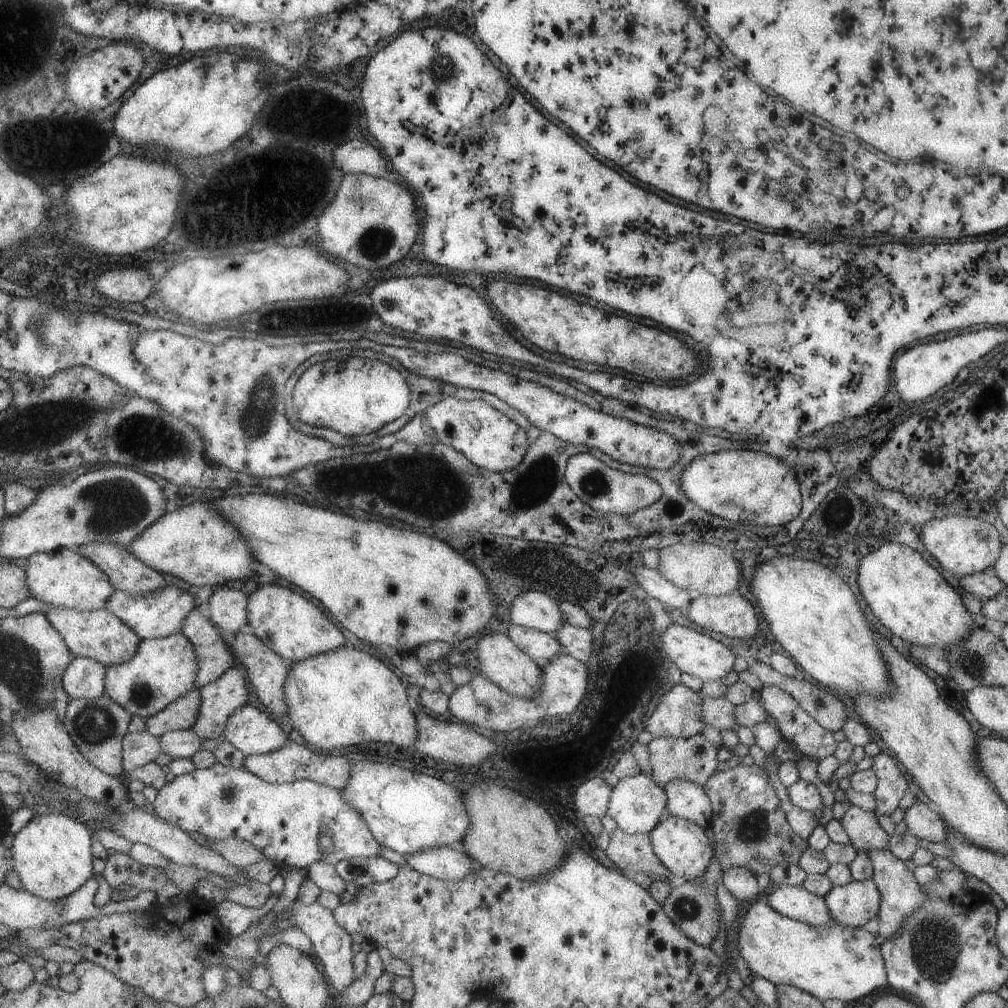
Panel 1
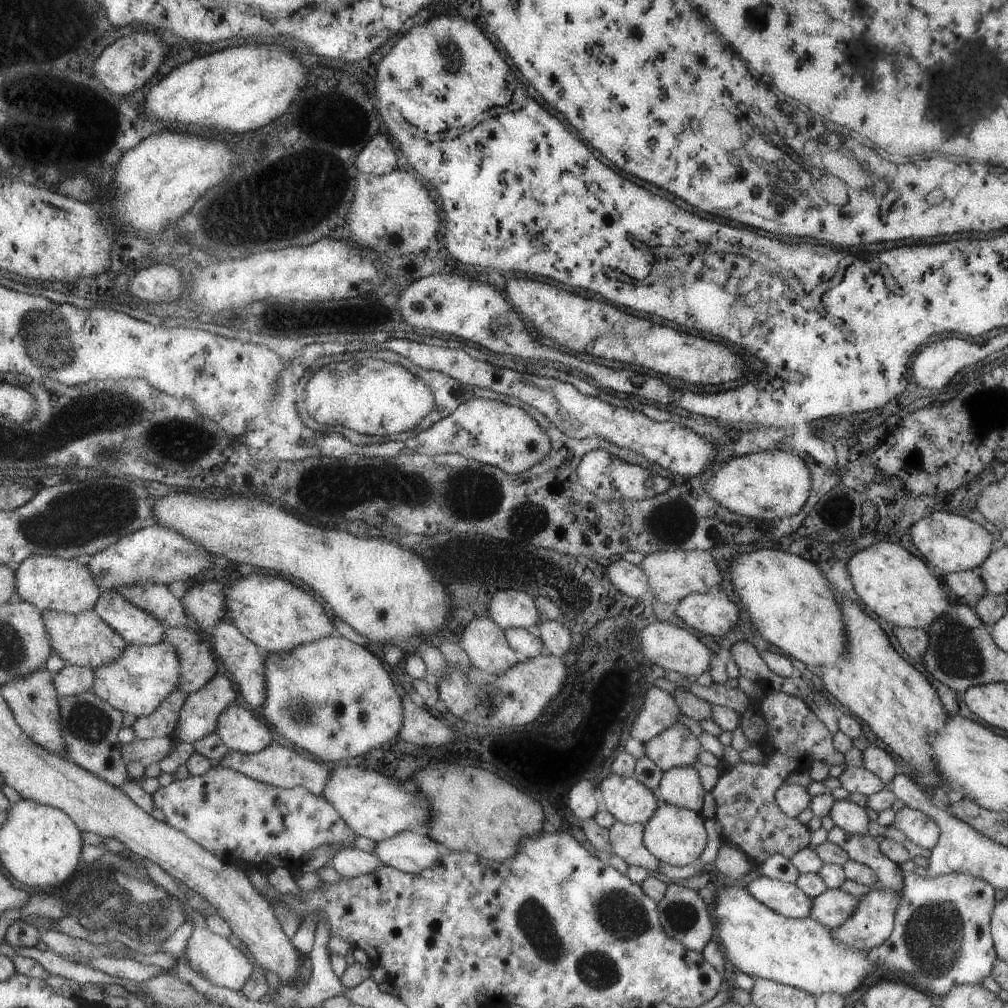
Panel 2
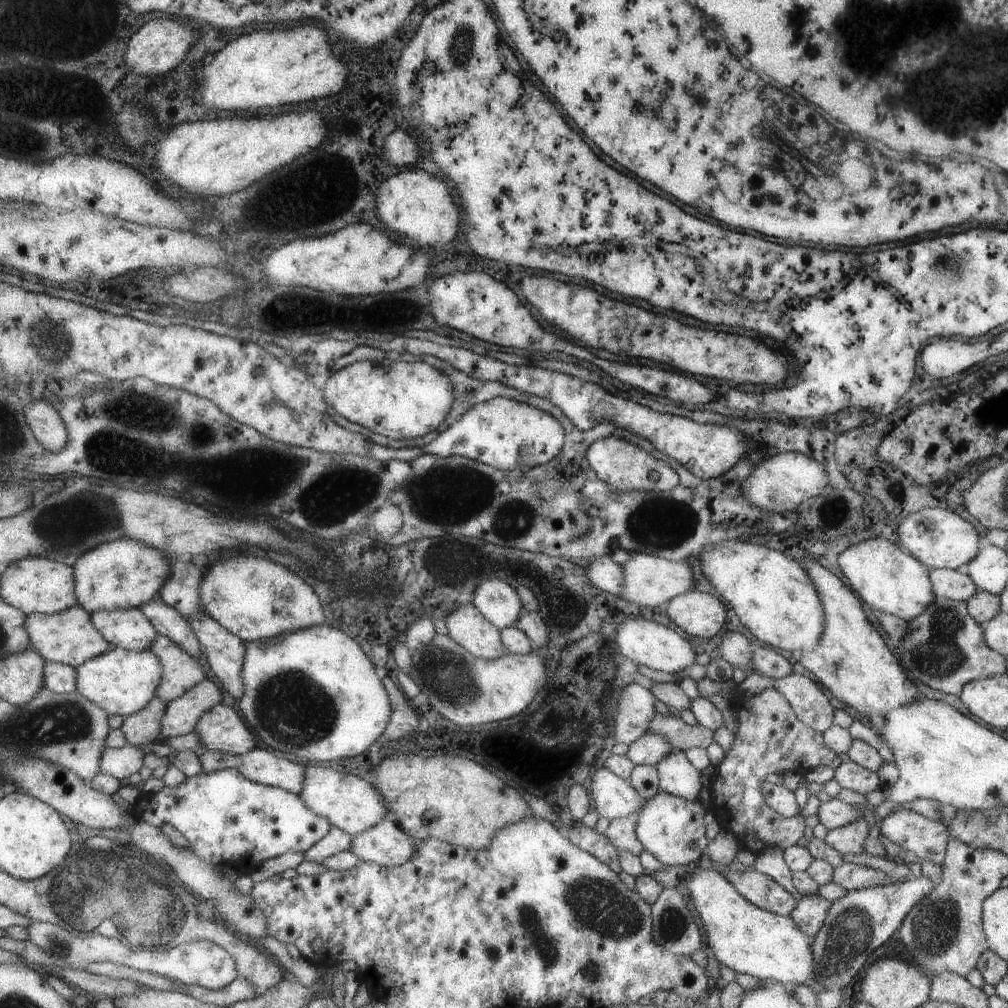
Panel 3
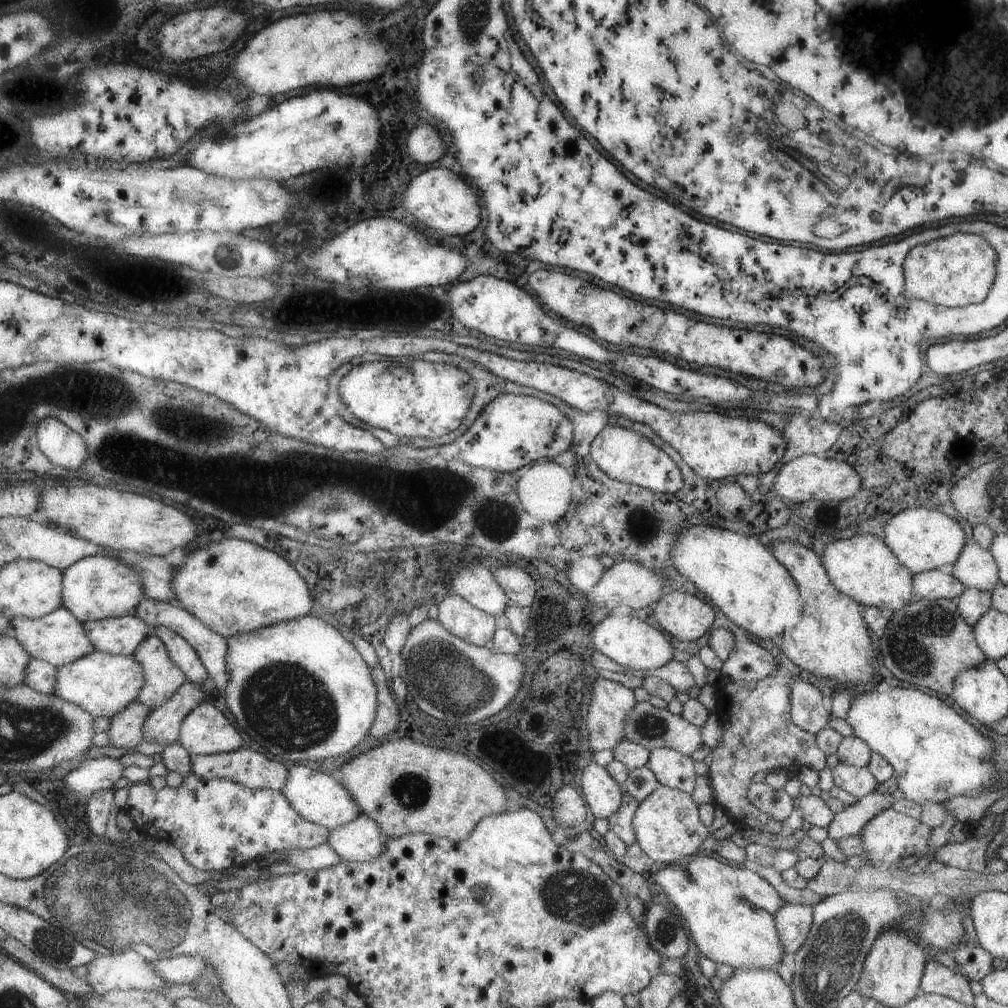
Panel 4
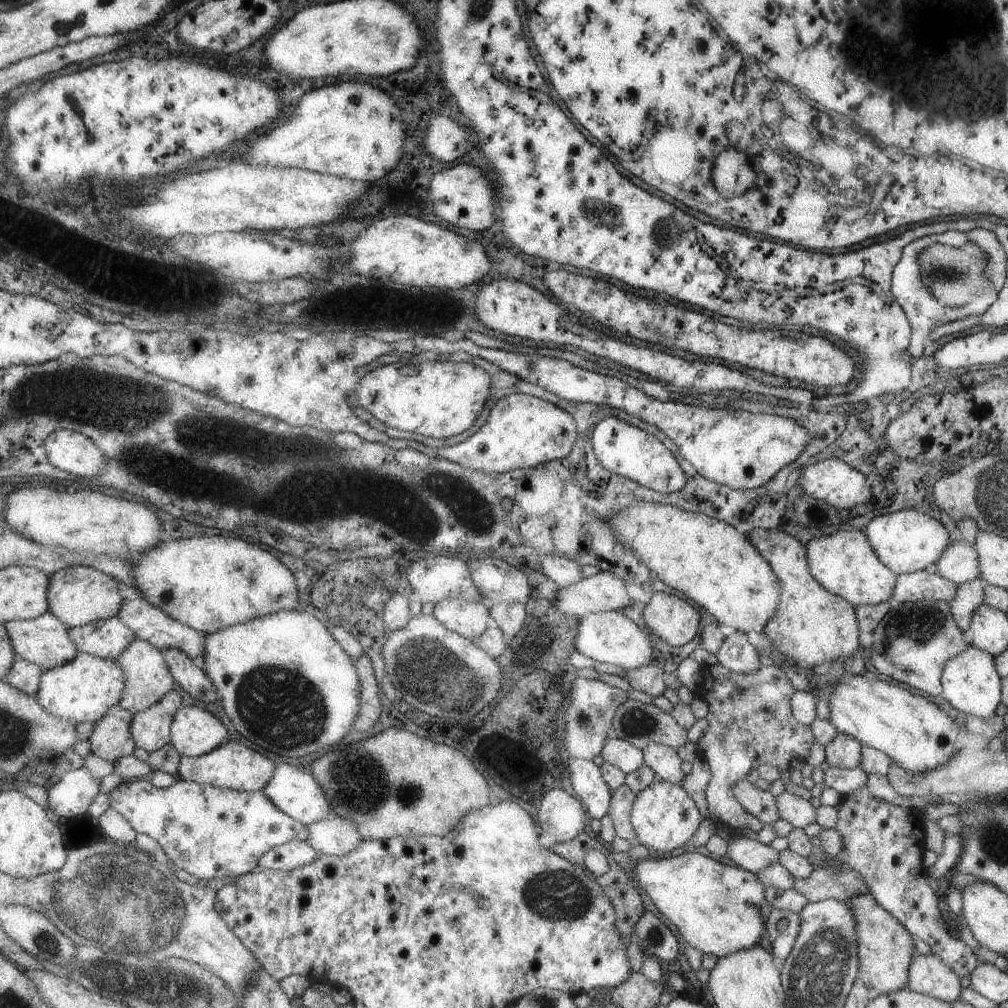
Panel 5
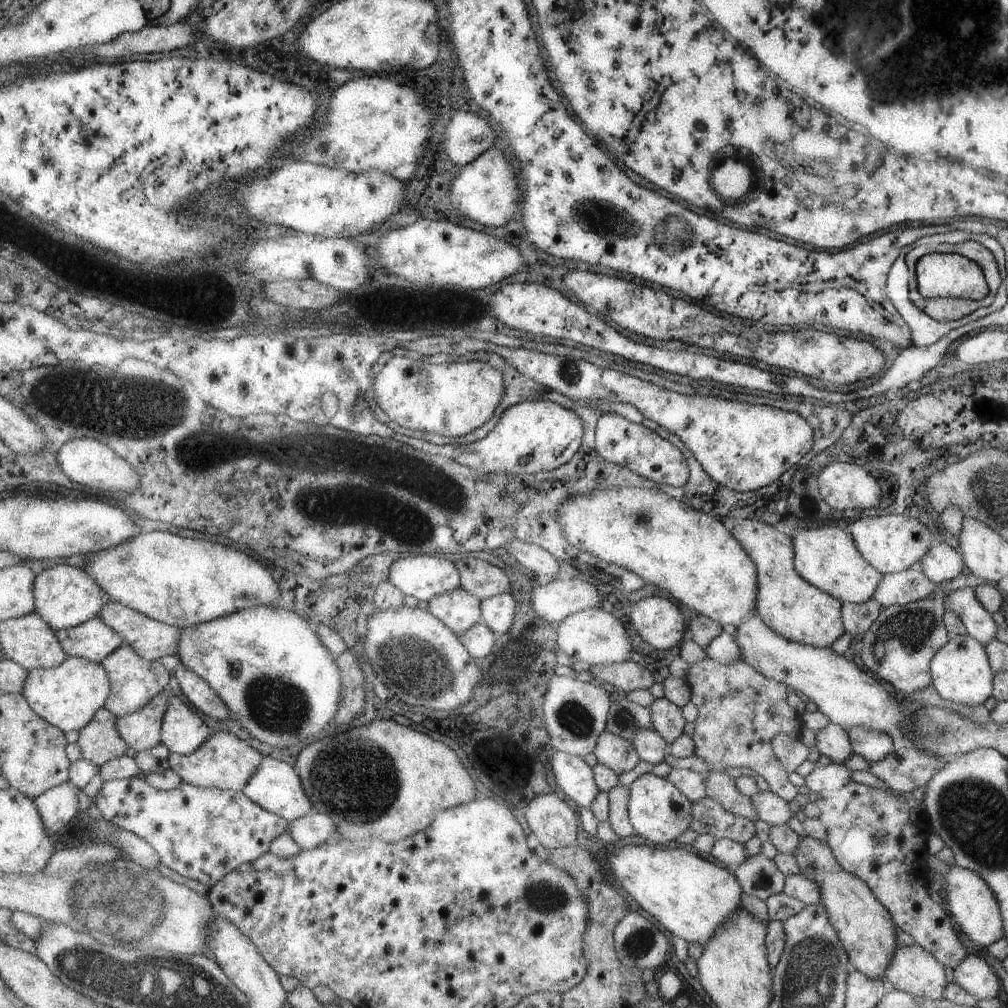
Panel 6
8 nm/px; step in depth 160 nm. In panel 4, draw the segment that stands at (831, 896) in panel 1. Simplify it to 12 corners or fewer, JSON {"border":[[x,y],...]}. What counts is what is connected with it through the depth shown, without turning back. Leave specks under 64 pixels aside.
{"border":[[783,903],[772,915],[784,954],[807,936],[811,906]]}

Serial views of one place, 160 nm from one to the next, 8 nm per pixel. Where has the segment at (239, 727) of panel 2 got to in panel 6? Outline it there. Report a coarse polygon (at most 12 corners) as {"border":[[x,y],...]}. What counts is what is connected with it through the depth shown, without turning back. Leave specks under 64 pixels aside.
{"border":[[168,686],[161,744],[195,752],[211,728]]}

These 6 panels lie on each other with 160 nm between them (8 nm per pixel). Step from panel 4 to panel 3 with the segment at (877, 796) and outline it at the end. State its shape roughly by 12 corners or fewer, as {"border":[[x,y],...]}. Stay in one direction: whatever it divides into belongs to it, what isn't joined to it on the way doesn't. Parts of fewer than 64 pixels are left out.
{"border":[[861,816],[822,839],[840,855],[860,853],[873,830]]}

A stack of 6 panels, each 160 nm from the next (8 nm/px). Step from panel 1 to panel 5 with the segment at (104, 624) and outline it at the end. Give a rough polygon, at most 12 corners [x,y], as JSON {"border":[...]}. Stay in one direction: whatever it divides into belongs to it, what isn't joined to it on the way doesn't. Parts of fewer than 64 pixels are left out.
{"border":[[47,611],[5,624],[17,656],[44,671],[78,654],[70,629]]}

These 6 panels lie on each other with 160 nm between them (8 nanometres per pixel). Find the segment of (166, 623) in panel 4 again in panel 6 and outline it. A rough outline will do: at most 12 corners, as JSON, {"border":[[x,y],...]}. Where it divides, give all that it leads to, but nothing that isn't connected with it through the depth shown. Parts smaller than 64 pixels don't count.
{"border":[[113,600],[97,617],[148,661],[176,654],[179,627]]}

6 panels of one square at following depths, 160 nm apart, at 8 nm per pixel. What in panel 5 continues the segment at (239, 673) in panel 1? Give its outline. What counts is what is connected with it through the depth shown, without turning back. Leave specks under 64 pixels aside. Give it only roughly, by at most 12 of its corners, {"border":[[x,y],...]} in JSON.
{"border":[[172,690],[135,713],[136,745],[152,753],[171,744],[183,696]]}

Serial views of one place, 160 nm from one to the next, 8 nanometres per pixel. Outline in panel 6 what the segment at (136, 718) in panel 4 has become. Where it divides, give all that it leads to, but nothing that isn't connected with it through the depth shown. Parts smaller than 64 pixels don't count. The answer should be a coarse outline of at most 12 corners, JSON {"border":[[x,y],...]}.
{"border":[[105,707],[80,730],[81,758],[96,767],[121,758],[130,746],[118,716]]}

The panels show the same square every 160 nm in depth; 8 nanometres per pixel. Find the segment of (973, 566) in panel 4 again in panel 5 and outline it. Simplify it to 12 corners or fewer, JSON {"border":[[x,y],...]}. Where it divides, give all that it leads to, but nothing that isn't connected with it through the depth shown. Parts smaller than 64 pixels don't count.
{"border":[[949,543],[934,562],[956,585],[978,578],[974,548]]}

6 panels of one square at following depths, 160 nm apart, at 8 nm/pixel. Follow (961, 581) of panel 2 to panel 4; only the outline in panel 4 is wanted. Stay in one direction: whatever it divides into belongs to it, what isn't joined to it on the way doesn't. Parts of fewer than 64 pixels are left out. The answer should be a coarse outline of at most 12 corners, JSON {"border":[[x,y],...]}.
{"border":[[931,569],[912,576],[921,599],[955,600],[964,586]]}

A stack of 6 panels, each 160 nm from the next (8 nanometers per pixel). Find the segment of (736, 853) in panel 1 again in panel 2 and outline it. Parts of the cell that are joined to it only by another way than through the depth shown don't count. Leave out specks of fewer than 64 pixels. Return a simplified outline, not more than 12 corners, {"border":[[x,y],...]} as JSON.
{"border":[[804,700],[758,704],[764,759],[710,790],[725,842],[756,866],[809,846],[774,790],[809,762],[844,765]]}

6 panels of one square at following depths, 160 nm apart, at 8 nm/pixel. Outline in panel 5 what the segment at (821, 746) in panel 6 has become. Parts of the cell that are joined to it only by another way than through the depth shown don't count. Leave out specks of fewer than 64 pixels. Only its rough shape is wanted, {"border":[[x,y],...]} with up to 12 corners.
{"border":[[844,732],[824,746],[831,767],[860,764],[861,744]]}

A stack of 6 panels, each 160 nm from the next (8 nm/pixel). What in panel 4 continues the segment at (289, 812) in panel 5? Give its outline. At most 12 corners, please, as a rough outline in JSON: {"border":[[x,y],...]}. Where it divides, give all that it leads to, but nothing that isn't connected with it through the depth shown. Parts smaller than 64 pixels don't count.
{"border":[[294,764],[278,790],[295,812],[328,831],[359,815],[348,790]]}

